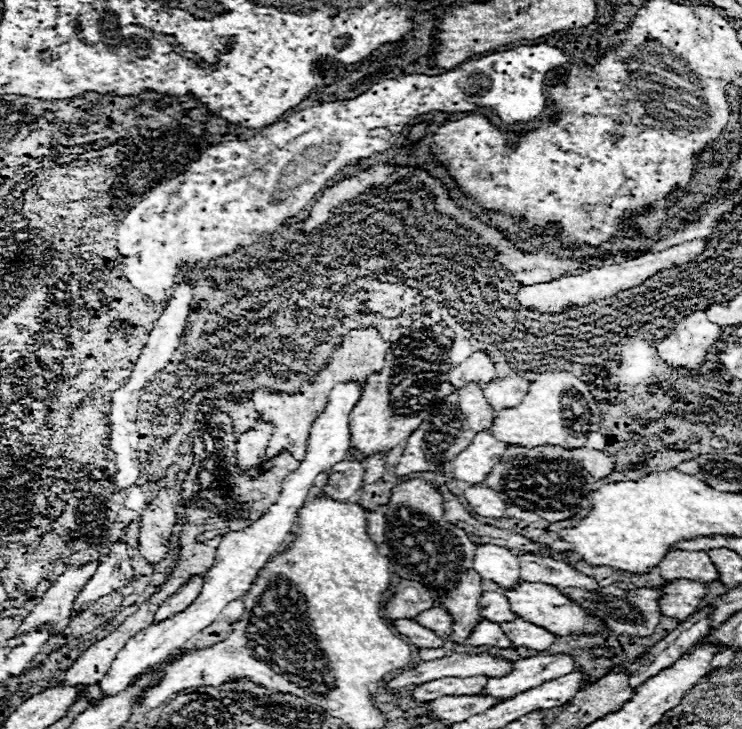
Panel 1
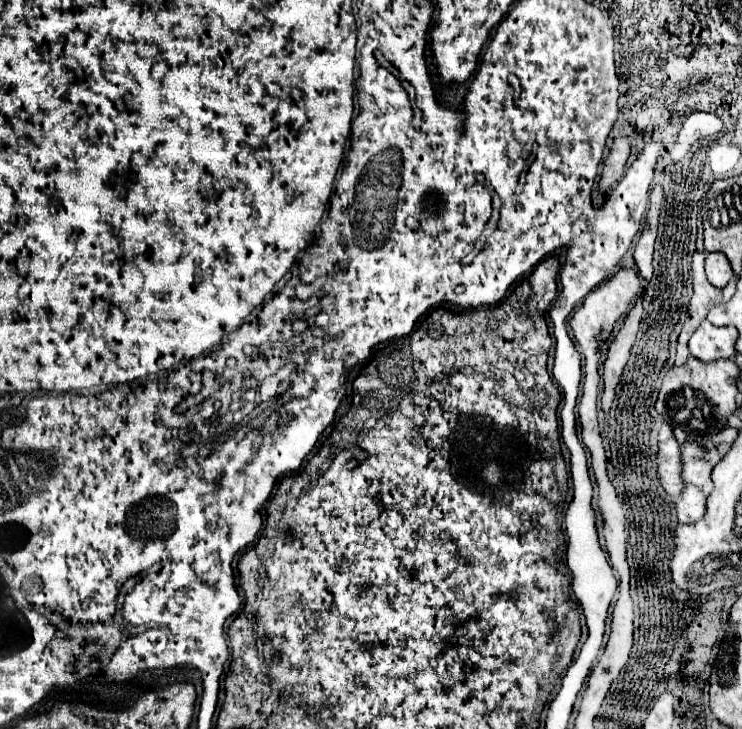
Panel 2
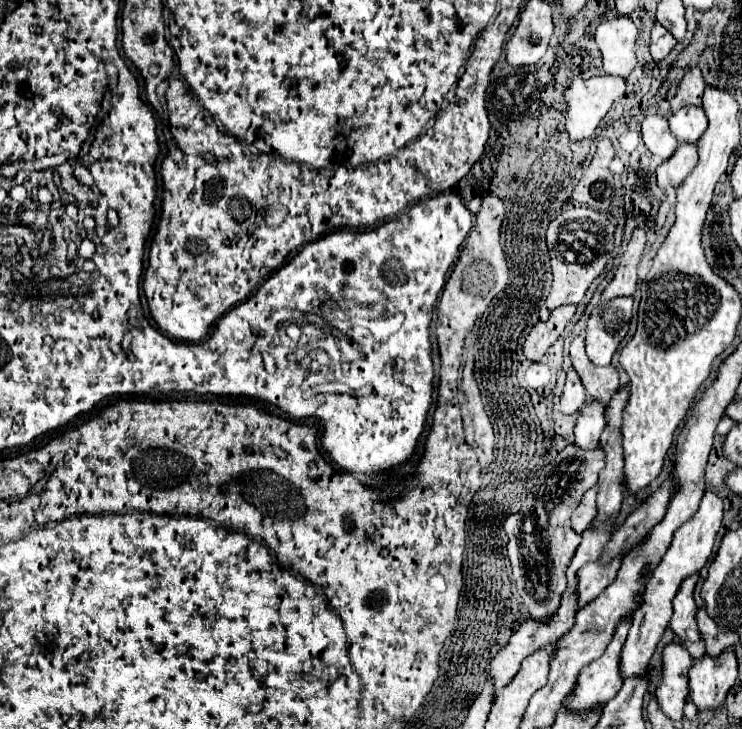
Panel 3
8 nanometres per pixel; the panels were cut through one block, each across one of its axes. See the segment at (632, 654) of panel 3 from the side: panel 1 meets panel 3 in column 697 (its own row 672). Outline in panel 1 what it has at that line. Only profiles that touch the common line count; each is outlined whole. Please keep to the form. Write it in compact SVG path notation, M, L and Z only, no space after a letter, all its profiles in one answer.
M538 654L516 660L514 672L504 678L488 678L484 692L496 698L508 698L572 672L576 672L576 660L572 654Z

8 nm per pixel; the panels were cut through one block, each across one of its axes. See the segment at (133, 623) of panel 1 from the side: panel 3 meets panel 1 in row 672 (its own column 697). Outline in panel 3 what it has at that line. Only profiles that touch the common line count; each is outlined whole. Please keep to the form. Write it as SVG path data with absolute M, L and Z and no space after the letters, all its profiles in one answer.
M692 66L684 78L680 80L680 86L678 86L678 92L676 96L672 98L672 110L678 110L682 108L682 104L694 104L694 106L700 106L702 102L702 88L704 88L704 78L702 78L702 72L698 66Z

